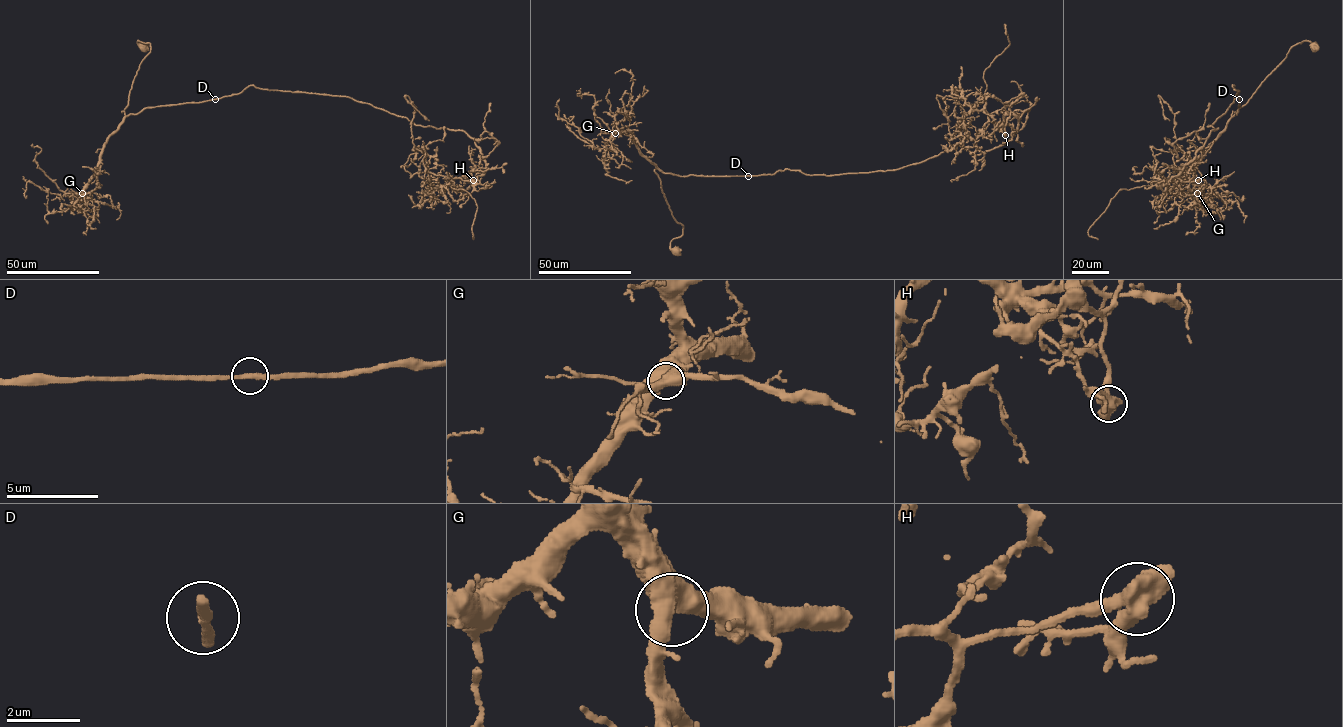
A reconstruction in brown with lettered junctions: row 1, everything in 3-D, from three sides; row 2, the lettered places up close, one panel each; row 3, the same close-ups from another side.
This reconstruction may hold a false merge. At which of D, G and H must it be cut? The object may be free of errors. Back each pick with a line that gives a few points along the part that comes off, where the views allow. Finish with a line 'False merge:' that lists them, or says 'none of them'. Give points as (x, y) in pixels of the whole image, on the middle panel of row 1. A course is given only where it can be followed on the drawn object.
H: foreign part runs (1005, 135), (984, 109), (967, 105), (960, 90), (954, 89), (956, 106), (948, 116), (938, 96), (961, 105)
False merge: H

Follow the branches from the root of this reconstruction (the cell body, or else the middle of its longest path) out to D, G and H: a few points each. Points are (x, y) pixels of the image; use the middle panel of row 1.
D: (675, 250), (670, 242), (682, 235), (683, 226), (673, 216), (654, 170), (678, 176), (748, 175)
G: (675, 250), (670, 242), (682, 235), (683, 226), (672, 215), (657, 167), (639, 151), (629, 132), (615, 133)
H: (675, 250), (683, 226), (657, 168), (868, 173), (1000, 146), (1012, 112), (1005, 135)

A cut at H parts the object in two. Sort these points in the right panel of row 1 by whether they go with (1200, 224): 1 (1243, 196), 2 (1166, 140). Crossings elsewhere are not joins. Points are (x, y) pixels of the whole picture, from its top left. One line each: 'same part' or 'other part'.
1: other part
2: same part

